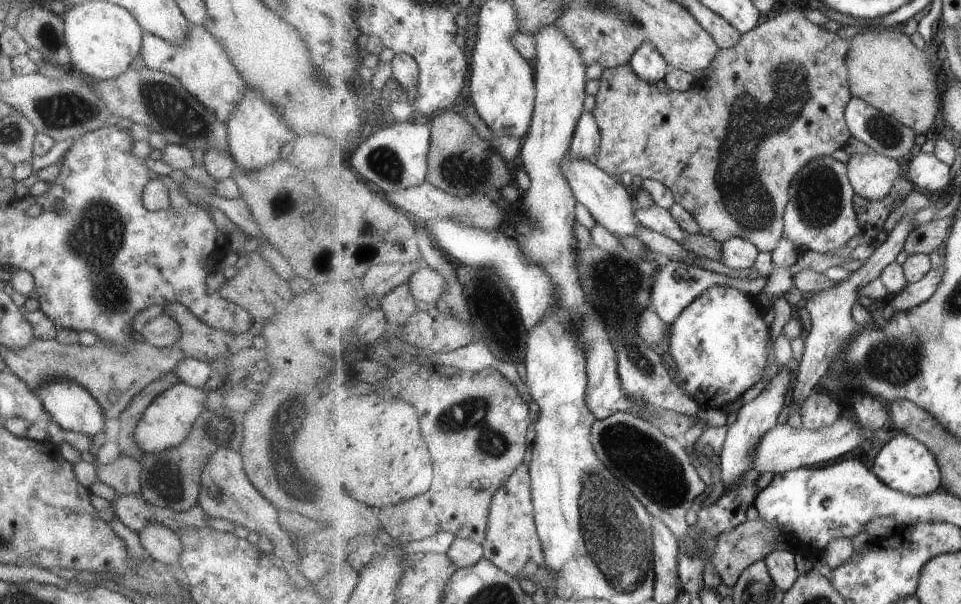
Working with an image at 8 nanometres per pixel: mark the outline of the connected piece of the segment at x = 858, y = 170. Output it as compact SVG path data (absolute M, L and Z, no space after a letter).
M872 151L868 154L854 154L846 166L854 192L871 202L887 198L901 176L901 164L897 160Z

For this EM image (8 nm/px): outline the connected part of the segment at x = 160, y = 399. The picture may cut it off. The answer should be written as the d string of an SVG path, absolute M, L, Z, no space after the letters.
M175 382L167 390L157 394L141 414L139 421L135 424L133 440L139 446L141 453L159 452L167 450L171 446L177 446L191 430L195 418L203 412L203 402L207 391L202 387L193 387L181 382Z

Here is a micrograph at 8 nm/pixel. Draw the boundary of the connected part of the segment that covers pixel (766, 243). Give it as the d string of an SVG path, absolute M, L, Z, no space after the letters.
M775 10L766 22L759 24L754 30L743 34L743 38L737 42L734 48L720 48L715 56L715 61L709 68L707 86L698 86L689 91L678 92L669 89L661 93L653 82L647 82L645 78L639 78L639 74L633 70L631 64L607 68L600 76L600 92L596 97L594 116L598 120L601 134L601 146L595 152L594 163L610 176L620 177L624 172L641 179L654 179L671 190L675 202L688 211L702 235L709 236L718 242L725 243L734 237L753 242L761 253L773 252L785 234L784 214L791 200L789 190L795 182L795 176L803 168L811 164L811 160L819 156L831 156L835 150L841 150L851 137L850 128L847 125L846 109L852 100L851 84L849 83L849 68L847 68L847 54L851 52L851 39L838 36L837 32L830 32L810 22L803 15L802 10L779 11Z

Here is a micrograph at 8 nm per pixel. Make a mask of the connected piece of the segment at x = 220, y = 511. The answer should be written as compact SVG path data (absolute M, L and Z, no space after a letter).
M237 423L232 431L232 438L227 441L228 447L223 446L219 450L215 450L211 456L209 456L207 462L204 463L203 469L200 474L200 486L199 495L197 496L197 506L213 516L213 518L219 518L229 521L233 526L242 526L248 532L255 532L260 537L266 537L273 544L272 553L275 557L281 559L281 568L285 570L289 582L295 586L295 588L307 588L311 584L299 576L299 573L293 568L293 562L291 562L290 556L295 553L293 549L293 537L289 536L277 522L278 509L275 506L271 506L251 484L247 481L242 470L242 463L240 455L238 454L239 446L241 446L241 440L243 440L243 427L239 427L241 424Z

